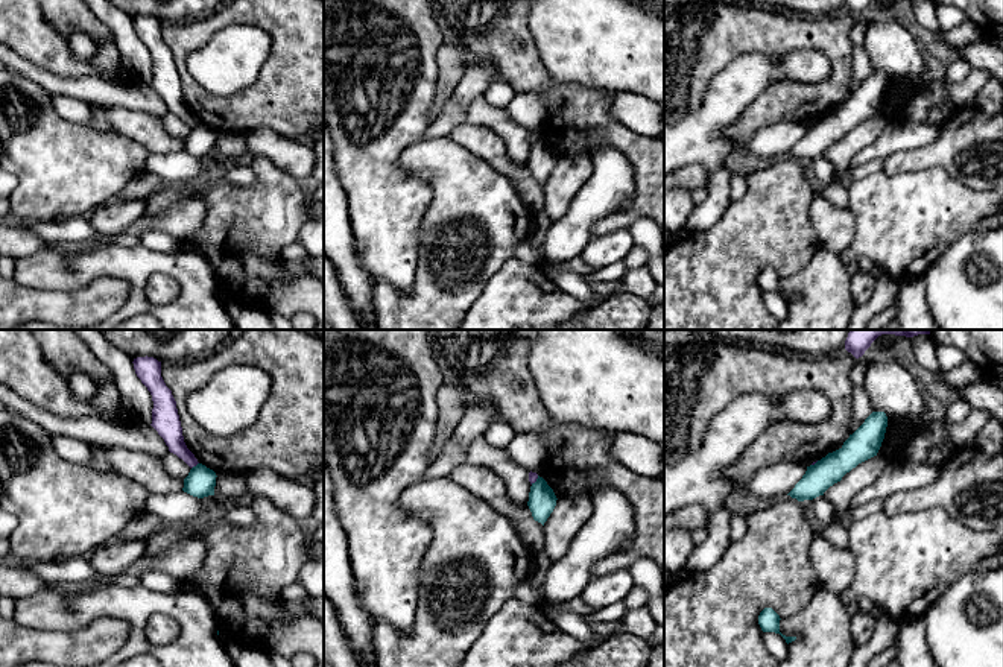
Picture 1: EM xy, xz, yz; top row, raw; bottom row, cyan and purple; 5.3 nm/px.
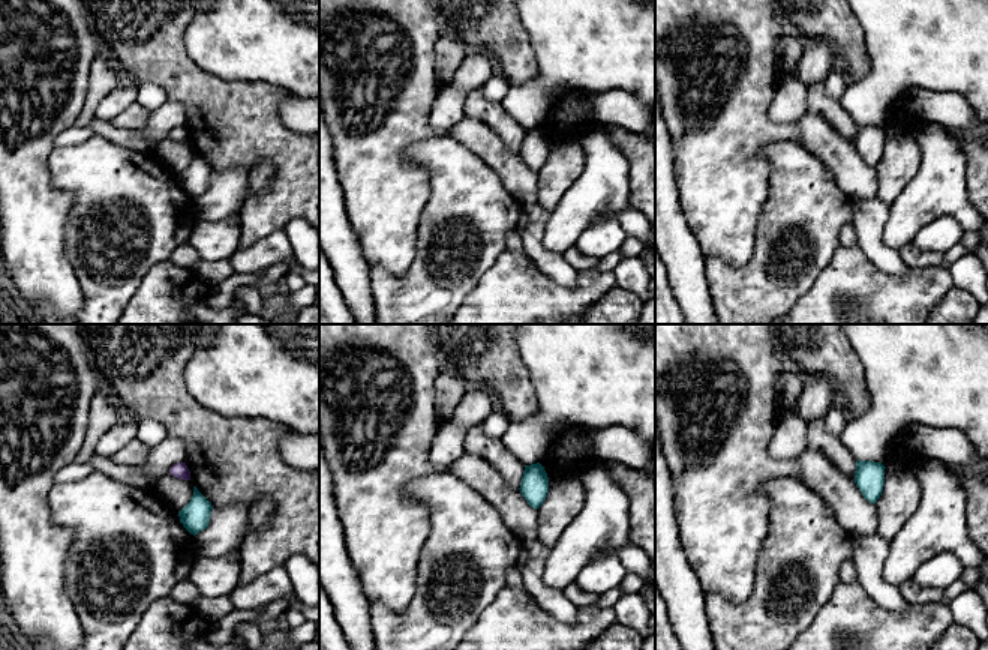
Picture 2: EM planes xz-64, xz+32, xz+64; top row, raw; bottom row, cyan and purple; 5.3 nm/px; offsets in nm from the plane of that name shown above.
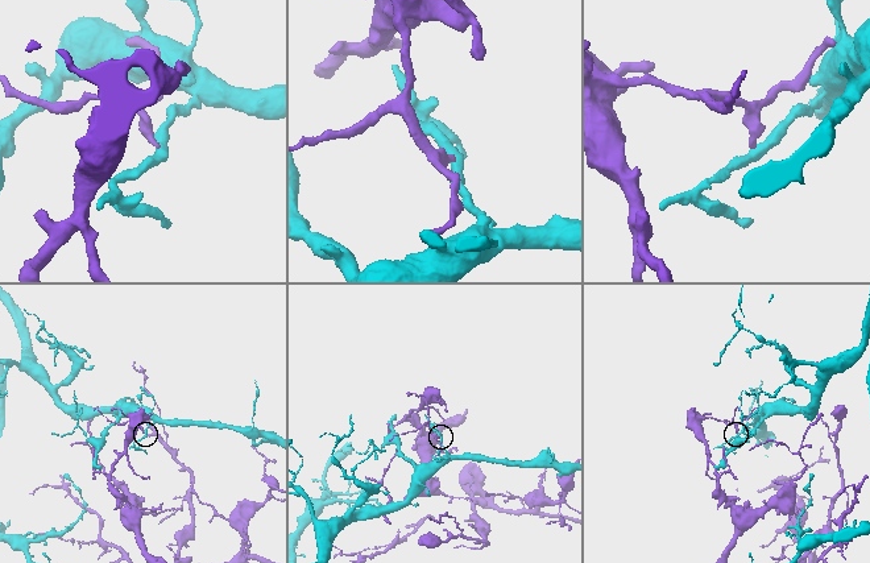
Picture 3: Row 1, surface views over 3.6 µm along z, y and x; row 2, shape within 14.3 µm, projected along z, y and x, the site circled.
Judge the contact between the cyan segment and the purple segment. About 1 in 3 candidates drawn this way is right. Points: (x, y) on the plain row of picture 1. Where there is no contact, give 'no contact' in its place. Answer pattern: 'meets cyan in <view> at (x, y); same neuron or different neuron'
meets cyan in xy at (196, 125); different neuron

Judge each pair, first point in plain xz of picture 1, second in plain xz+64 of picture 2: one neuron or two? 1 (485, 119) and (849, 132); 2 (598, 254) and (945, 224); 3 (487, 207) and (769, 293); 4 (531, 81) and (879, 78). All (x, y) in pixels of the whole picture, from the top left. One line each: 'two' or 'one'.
1: one
2: one
3: one
4: two

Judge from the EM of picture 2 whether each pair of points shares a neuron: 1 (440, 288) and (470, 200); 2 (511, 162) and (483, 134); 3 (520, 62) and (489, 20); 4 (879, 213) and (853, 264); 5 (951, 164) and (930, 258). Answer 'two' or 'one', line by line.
1: one
2: one
3: one
4: two
5: two

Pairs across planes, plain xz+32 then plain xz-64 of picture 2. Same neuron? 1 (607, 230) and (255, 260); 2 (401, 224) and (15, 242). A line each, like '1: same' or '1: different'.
1: same
2: same

